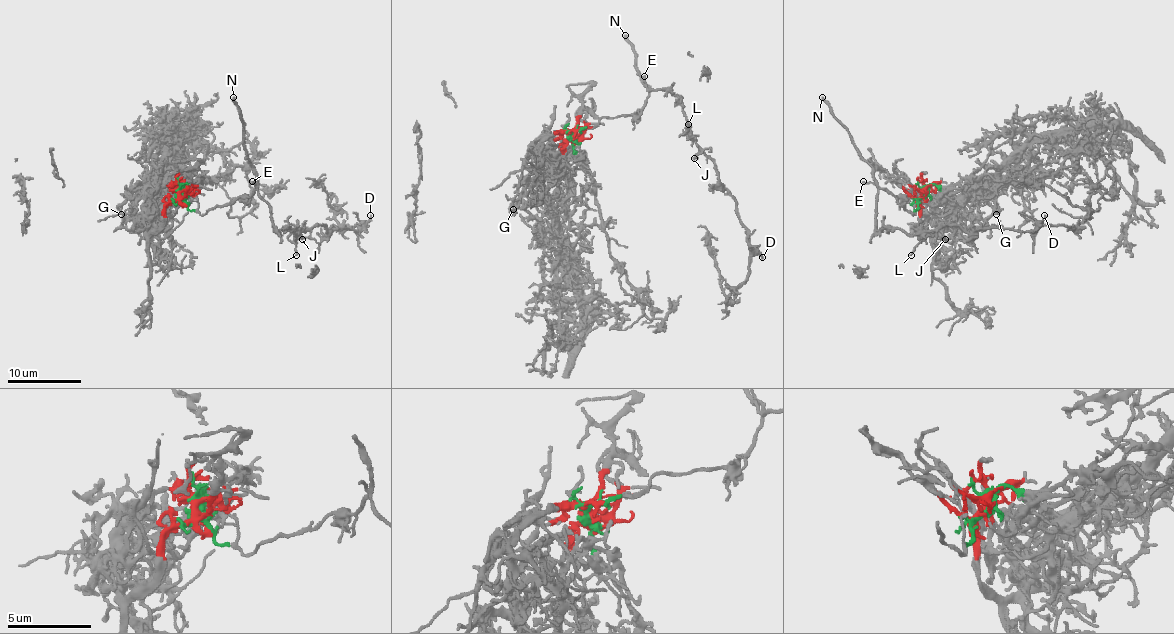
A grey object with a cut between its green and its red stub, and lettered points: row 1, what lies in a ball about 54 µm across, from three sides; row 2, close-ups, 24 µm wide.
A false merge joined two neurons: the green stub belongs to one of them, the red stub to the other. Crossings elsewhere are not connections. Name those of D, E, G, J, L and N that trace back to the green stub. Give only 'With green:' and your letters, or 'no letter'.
With green: D, E, J, L, N

